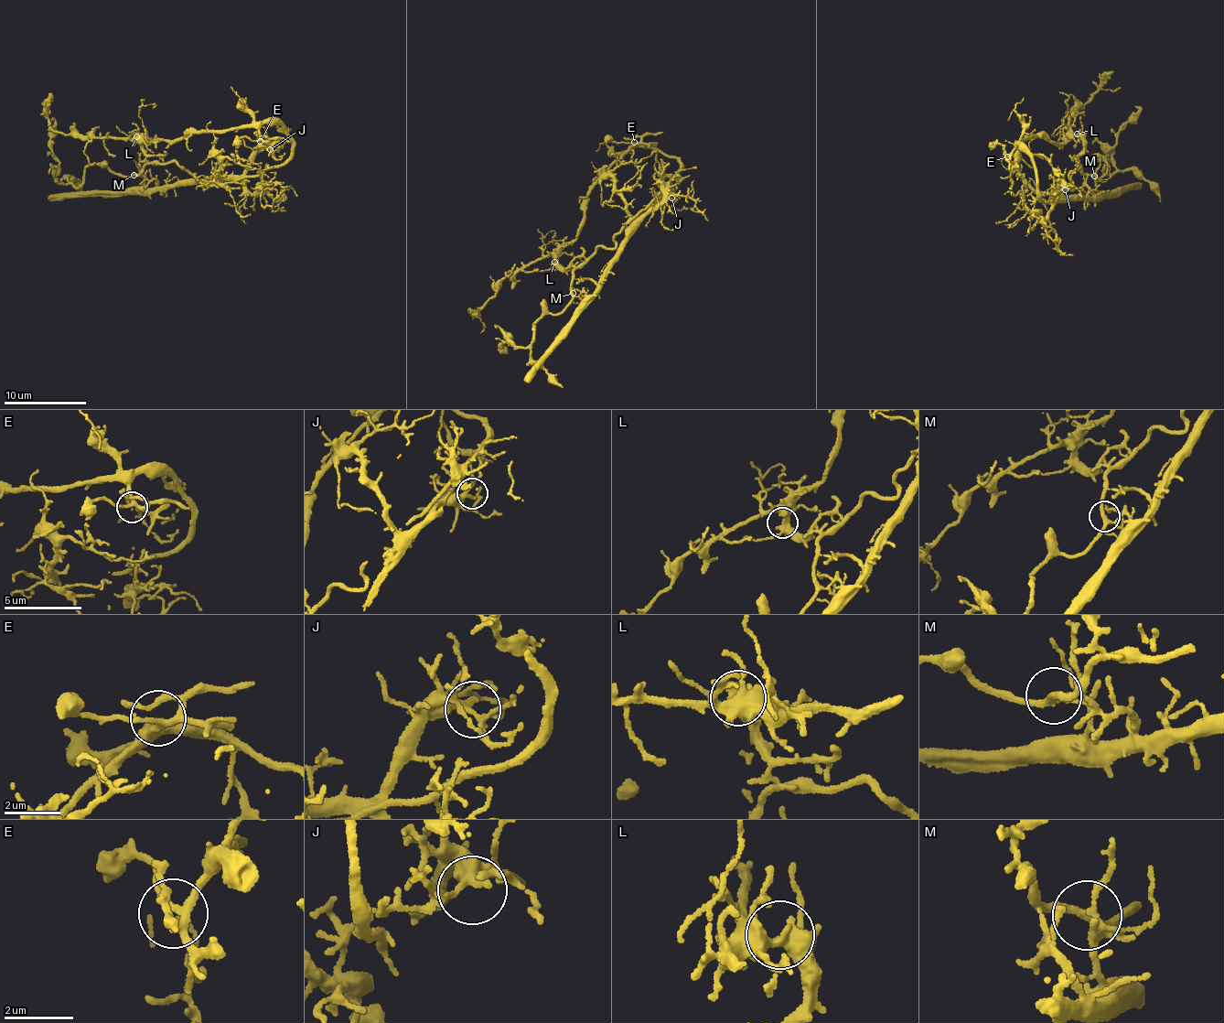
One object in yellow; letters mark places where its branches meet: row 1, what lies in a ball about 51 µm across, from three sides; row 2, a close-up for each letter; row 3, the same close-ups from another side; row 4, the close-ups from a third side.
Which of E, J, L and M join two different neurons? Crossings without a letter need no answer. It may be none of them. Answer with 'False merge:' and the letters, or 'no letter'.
False merge: M

